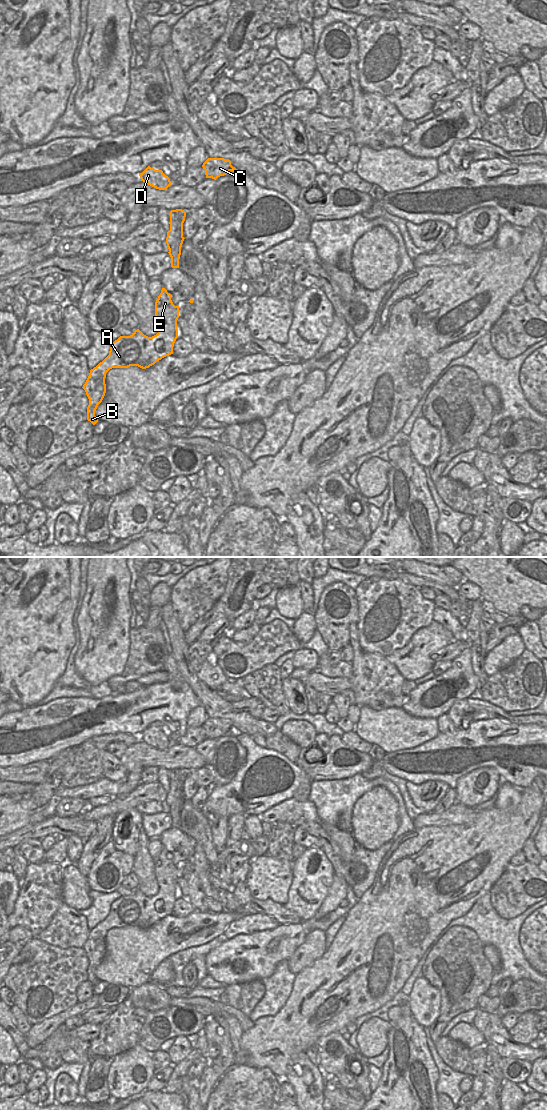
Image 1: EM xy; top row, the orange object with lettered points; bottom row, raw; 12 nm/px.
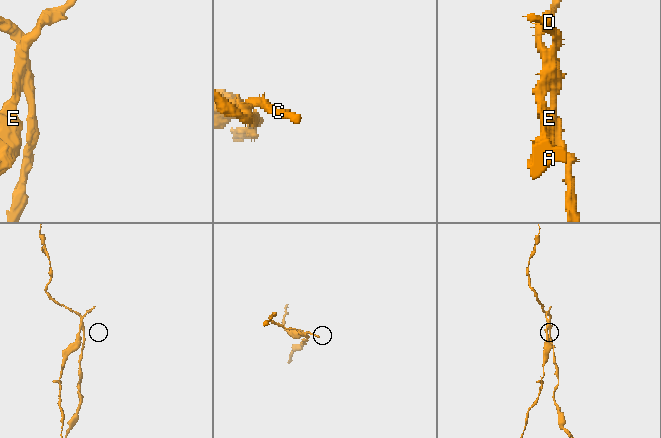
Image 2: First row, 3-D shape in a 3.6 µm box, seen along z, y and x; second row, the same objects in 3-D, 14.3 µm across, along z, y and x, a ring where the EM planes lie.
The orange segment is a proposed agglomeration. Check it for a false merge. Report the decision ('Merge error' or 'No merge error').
Merge error.

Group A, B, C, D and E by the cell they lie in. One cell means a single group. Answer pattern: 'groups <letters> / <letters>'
groups A B C E / D

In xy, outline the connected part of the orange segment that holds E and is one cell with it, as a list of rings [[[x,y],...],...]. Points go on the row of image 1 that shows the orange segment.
[[[162,288],[155,302],[158,333],[148,337],[137,329],[130,336],[120,336],[112,343],[109,355],[90,370],[82,388],[89,399],[87,420],[93,425],[98,422],[95,411],[106,393],[106,373],[112,368],[128,368],[130,366],[146,369],[162,358],[173,354],[174,343],[178,338],[179,312],[179,306],[173,304],[171,294]]]

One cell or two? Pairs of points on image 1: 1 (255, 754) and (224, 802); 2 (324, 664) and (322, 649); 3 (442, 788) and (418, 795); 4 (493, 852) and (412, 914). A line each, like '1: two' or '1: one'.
1: one
2: two
3: one
4: one

